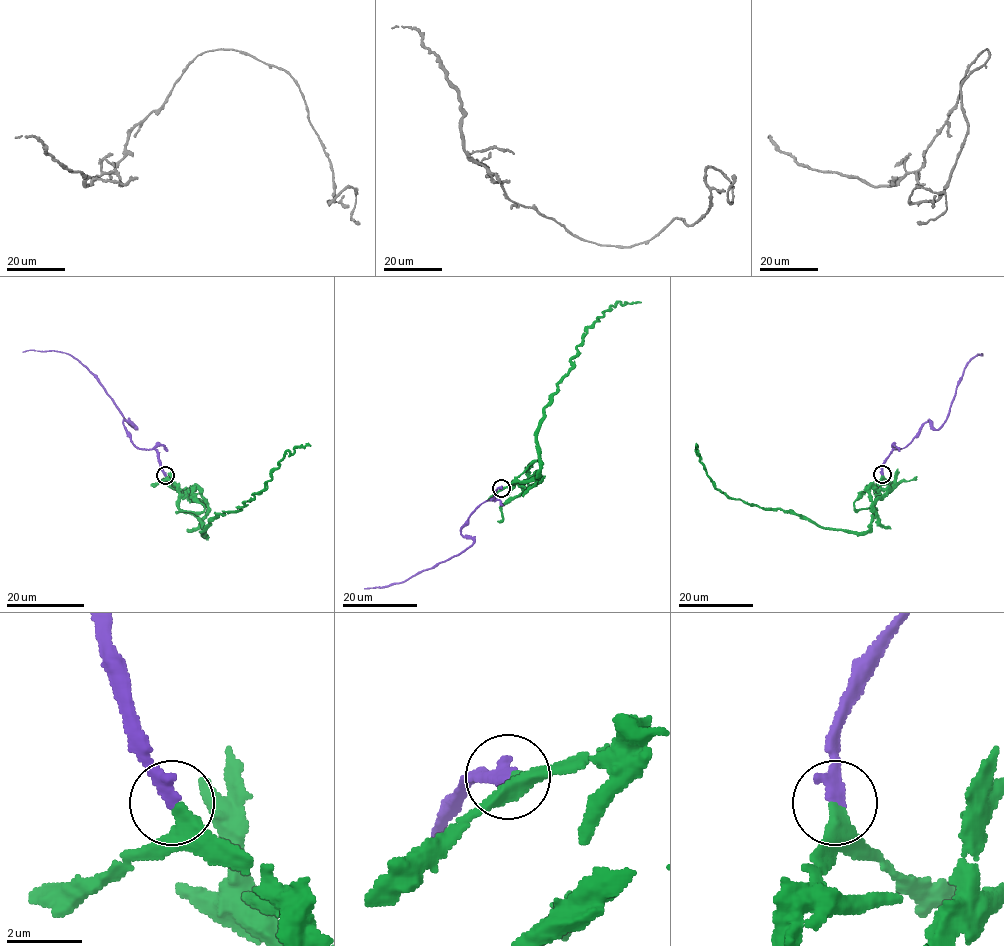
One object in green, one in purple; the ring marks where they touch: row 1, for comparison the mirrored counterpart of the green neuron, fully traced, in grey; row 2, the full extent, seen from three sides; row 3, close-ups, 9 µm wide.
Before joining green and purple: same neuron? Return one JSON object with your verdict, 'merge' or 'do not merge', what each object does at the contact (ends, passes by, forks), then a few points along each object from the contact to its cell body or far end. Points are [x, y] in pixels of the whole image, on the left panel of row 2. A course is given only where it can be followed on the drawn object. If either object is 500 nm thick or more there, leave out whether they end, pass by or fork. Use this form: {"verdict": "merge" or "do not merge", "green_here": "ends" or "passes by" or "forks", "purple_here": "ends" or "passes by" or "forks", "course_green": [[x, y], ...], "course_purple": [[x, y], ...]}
{"verdict": "merge", "green_here": "ends", "purple_here": "ends", "course_green": [[165, 475], [204, 537], [217, 515], [238, 510], [264, 487], [287, 451], [311, 445]], "course_purple": [[165, 475], [159, 454], [132, 443], [123, 424], [125, 420], [136, 428], [79, 361], [59, 351], [23, 352]]}

